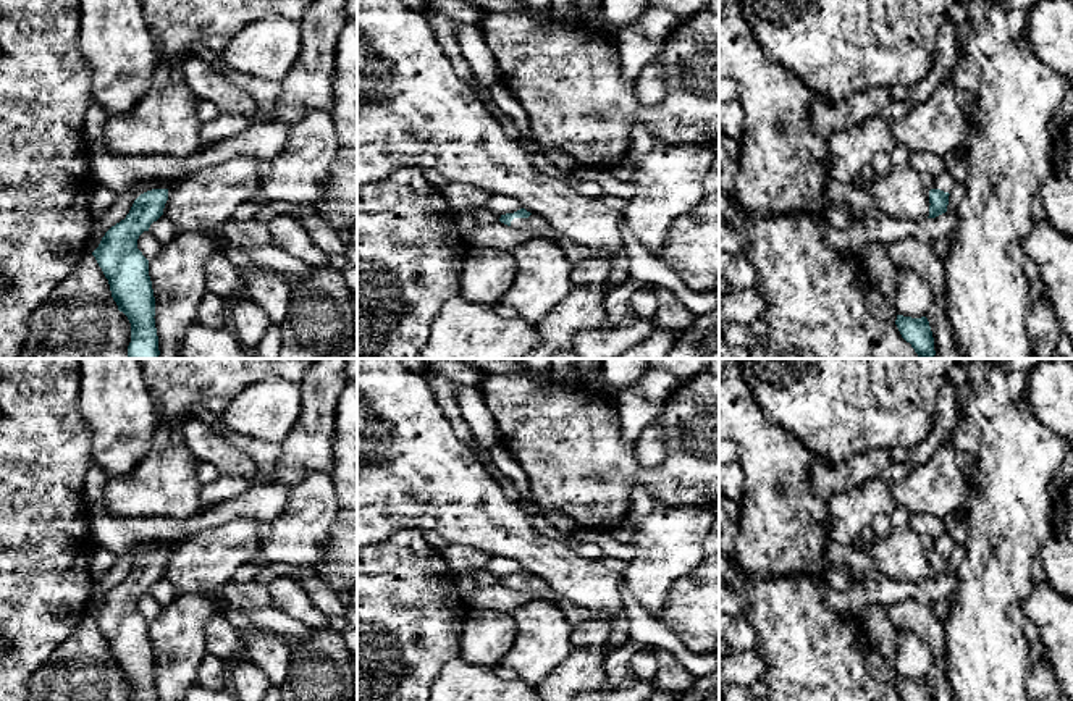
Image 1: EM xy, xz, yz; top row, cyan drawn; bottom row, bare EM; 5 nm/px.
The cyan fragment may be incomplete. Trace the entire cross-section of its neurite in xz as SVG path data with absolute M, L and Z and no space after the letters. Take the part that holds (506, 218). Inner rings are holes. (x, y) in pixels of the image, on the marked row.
M520 208L514 213L501 215L499 221L515 229L528 229L535 233L538 237L551 241L558 241L559 237L559 233L548 221L532 215L525 208Z

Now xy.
M184 176L157 178L155 187L134 200L126 218L112 226L92 252L108 279L118 310L131 323L128 359L160 355L149 260L137 249L137 239L163 215L170 184Z

